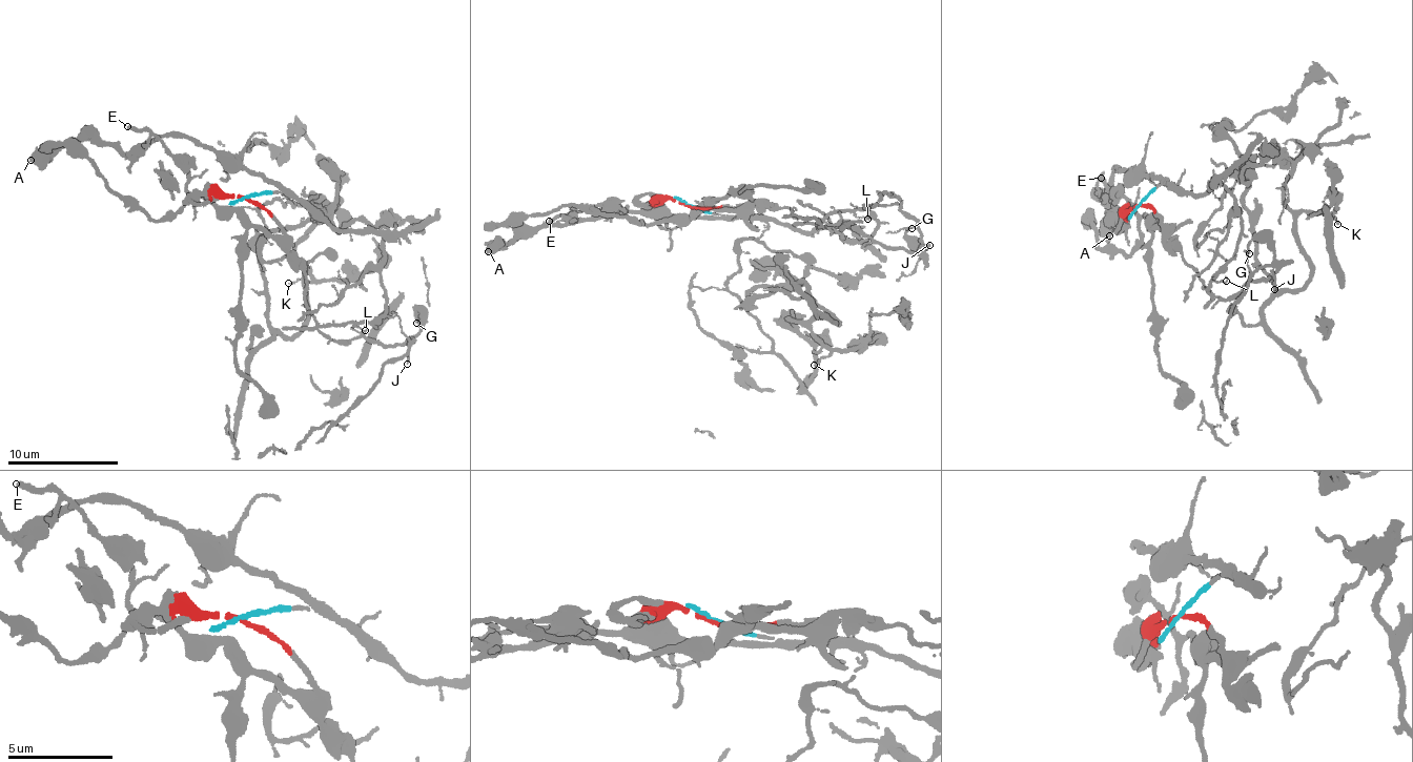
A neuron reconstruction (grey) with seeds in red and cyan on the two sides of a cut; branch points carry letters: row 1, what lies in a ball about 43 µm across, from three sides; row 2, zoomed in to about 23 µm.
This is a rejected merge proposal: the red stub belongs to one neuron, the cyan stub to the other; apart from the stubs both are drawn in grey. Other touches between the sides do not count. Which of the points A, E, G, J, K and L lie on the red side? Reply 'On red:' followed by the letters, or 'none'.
On red: E, G, J

